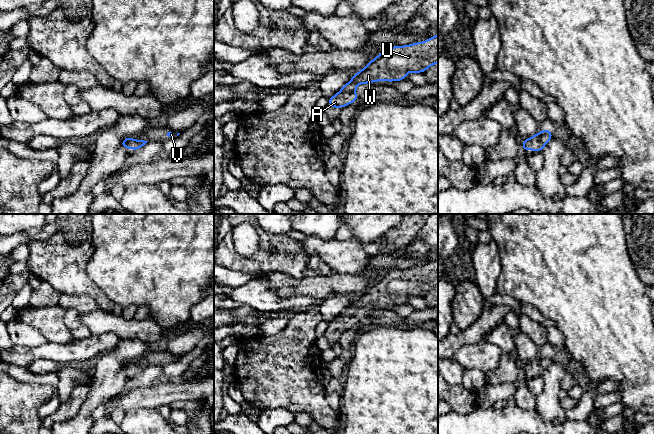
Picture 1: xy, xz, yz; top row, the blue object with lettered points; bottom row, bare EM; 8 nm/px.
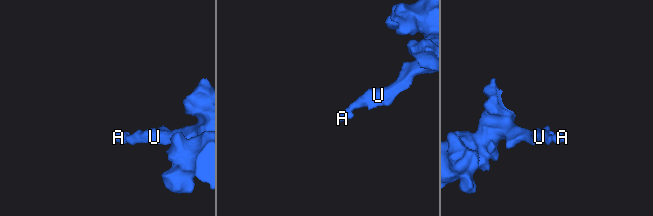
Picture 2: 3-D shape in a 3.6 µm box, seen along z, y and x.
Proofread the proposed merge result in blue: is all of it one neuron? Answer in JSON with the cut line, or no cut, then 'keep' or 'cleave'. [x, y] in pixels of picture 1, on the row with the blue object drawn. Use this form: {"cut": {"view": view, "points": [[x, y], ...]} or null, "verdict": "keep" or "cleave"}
{"cut": null, "verdict": "keep"}

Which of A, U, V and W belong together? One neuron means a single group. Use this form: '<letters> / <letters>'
A U V W

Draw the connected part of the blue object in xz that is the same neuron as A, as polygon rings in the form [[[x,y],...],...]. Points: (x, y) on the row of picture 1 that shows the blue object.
[[[438,33],[422,42],[392,46],[373,58],[363,69],[354,73],[351,81],[328,98],[332,108],[344,108],[359,100],[355,90],[359,84],[377,81],[402,81],[409,72],[424,73],[438,63]]]

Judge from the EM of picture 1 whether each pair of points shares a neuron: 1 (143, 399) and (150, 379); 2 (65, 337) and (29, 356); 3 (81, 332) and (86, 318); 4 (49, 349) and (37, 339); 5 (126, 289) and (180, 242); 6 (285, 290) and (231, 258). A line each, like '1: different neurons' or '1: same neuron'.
1: different neurons
2: different neurons
3: different neurons
4: different neurons
5: same neuron
6: different neurons

